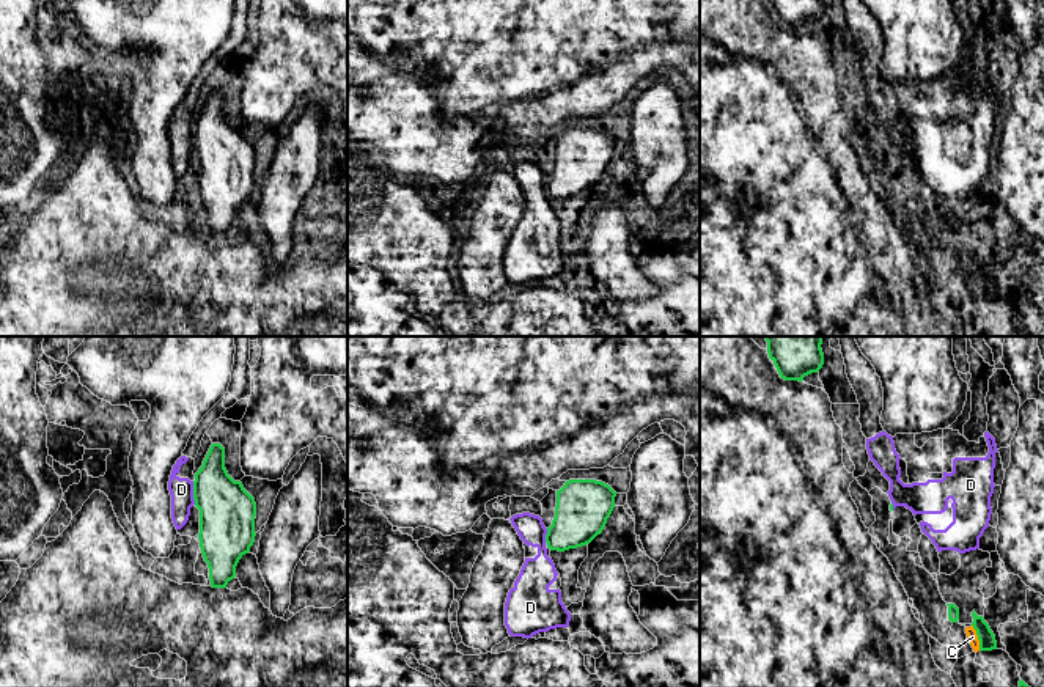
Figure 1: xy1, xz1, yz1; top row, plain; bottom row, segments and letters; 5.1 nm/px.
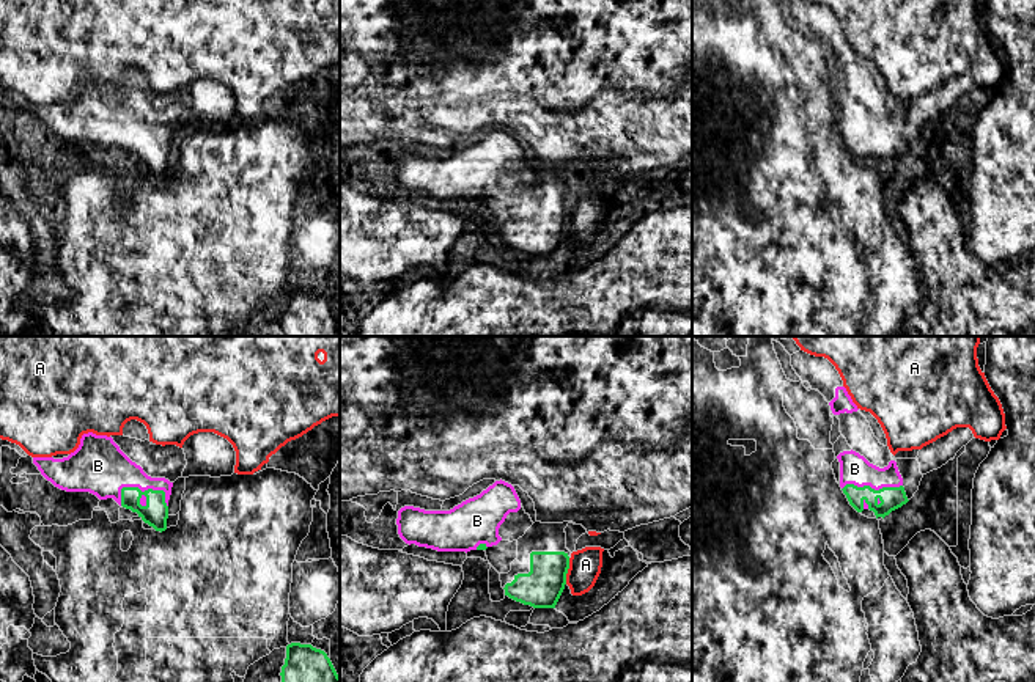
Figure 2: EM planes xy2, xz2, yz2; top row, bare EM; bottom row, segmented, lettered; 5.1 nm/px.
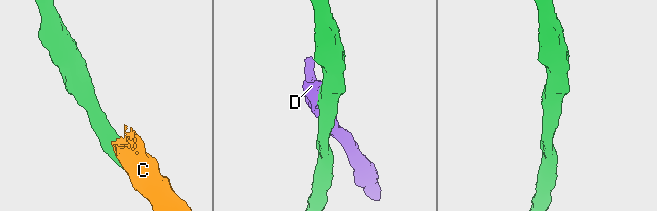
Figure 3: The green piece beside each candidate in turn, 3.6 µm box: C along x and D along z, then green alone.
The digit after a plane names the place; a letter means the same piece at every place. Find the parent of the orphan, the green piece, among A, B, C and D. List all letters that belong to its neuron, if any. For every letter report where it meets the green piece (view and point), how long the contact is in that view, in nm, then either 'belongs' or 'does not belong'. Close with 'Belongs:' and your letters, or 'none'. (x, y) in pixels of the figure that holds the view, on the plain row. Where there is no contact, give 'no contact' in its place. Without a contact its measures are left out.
A: xz2 (567, 219) | 140 nm | does not belong
B: xy2 (150, 137) | 260 nm | belongs
C: yz1 (978, 285) | 140 nm | does not belong
D: xy1 (194, 140) | 120 nm | does not belong
Belongs: B

